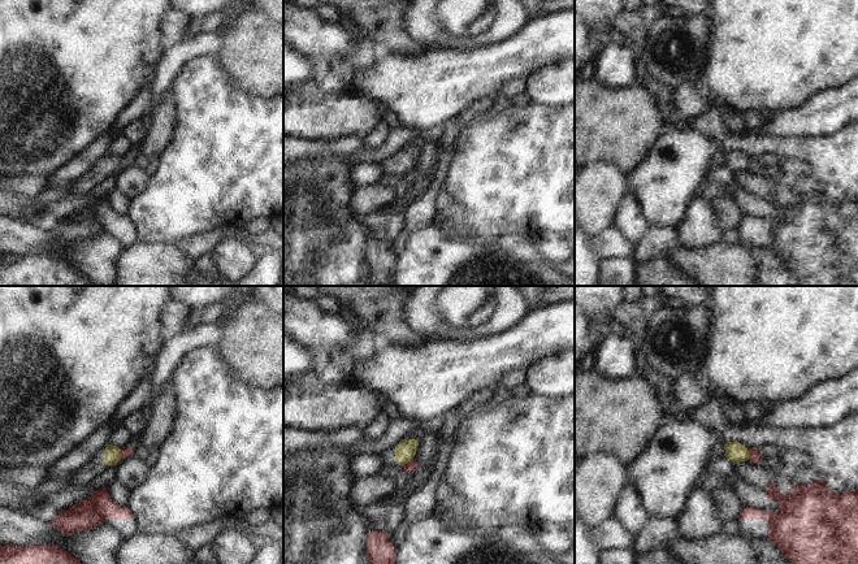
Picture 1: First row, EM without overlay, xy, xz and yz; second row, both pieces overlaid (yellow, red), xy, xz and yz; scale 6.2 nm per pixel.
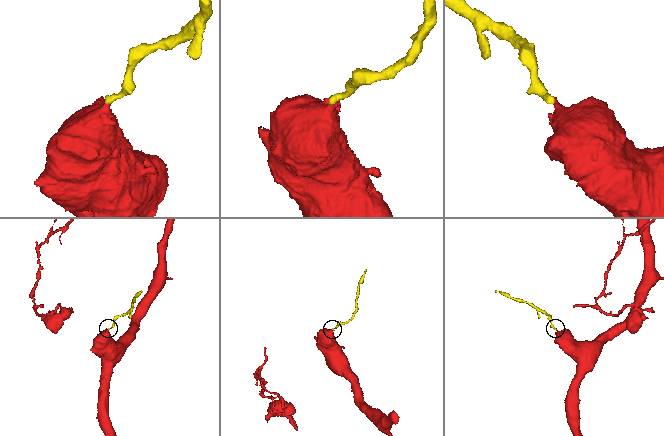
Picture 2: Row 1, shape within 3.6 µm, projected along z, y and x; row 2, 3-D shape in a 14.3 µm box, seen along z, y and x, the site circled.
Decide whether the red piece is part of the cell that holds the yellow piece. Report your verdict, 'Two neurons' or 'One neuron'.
Two neurons

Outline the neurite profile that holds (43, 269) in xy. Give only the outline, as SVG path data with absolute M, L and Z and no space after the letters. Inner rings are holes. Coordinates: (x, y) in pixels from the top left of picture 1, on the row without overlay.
M49 253L0 255L0 286L90 286L65 259Z

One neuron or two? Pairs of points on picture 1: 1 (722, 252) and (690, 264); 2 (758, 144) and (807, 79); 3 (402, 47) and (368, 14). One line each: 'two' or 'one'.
1: one
2: two
3: one

